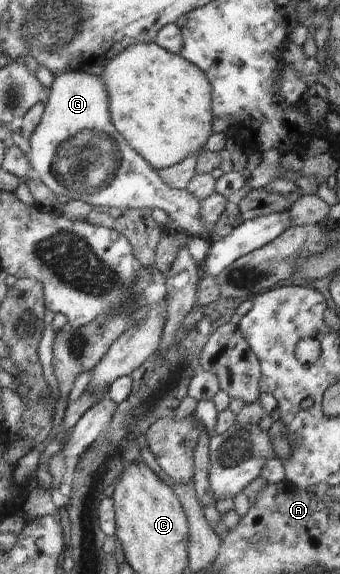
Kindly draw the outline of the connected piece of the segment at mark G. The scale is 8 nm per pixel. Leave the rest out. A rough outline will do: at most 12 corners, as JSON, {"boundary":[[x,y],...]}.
{"boundary":[[55,75],[27,136],[34,176],[94,208],[162,208],[213,240],[113,126],[104,82]]}

